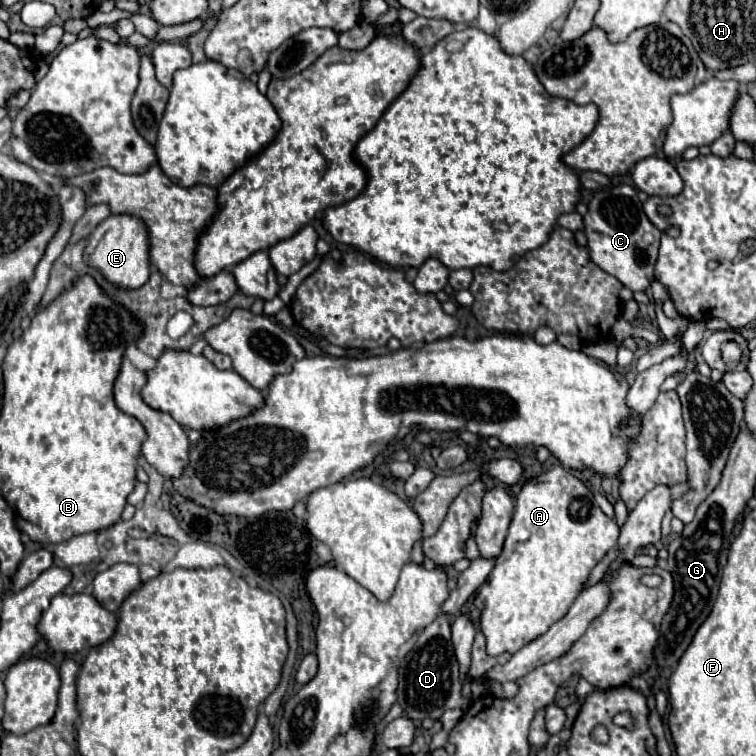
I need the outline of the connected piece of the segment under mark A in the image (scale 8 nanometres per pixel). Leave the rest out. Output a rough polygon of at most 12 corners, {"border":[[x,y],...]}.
{"border":[[561,465],[523,481],[473,595],[489,655],[559,621],[617,523]]}

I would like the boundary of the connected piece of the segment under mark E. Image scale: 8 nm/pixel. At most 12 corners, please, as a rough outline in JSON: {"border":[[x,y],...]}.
{"border":[[109,215],[85,245],[85,263],[111,285],[149,279],[147,229]]}

